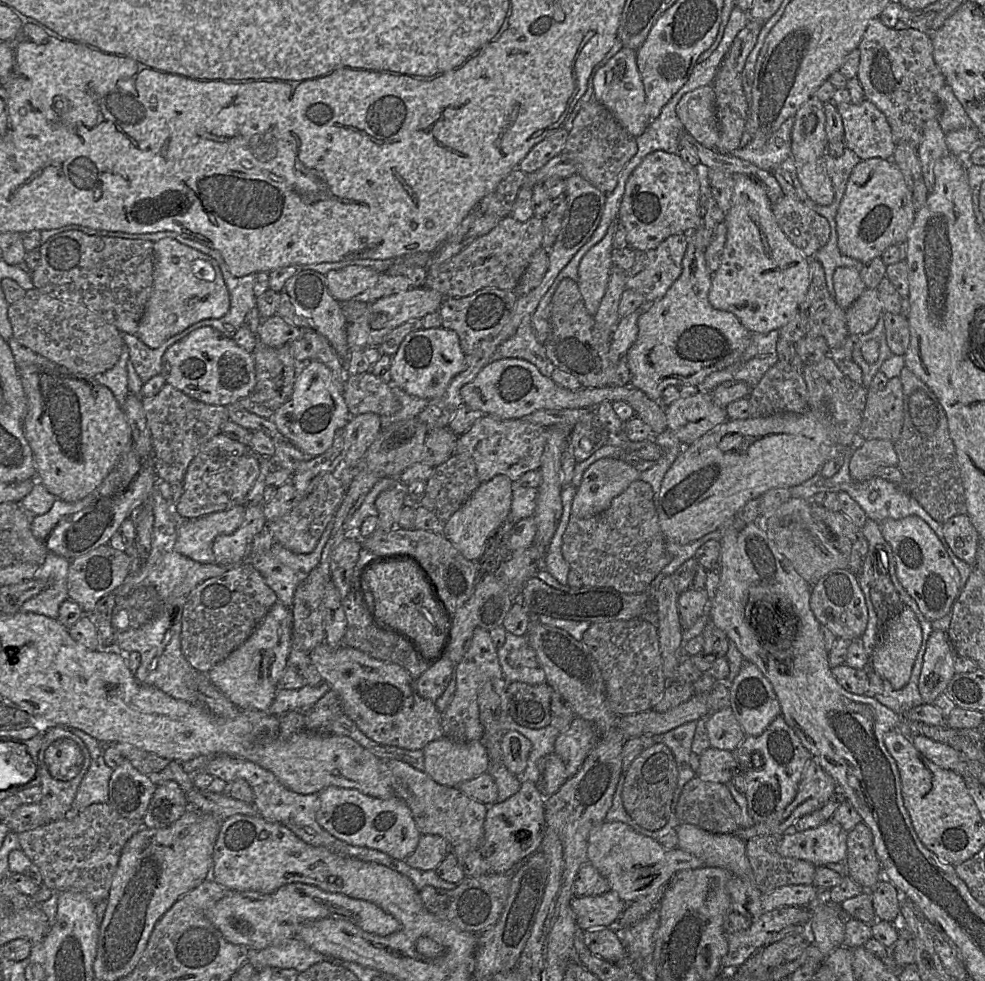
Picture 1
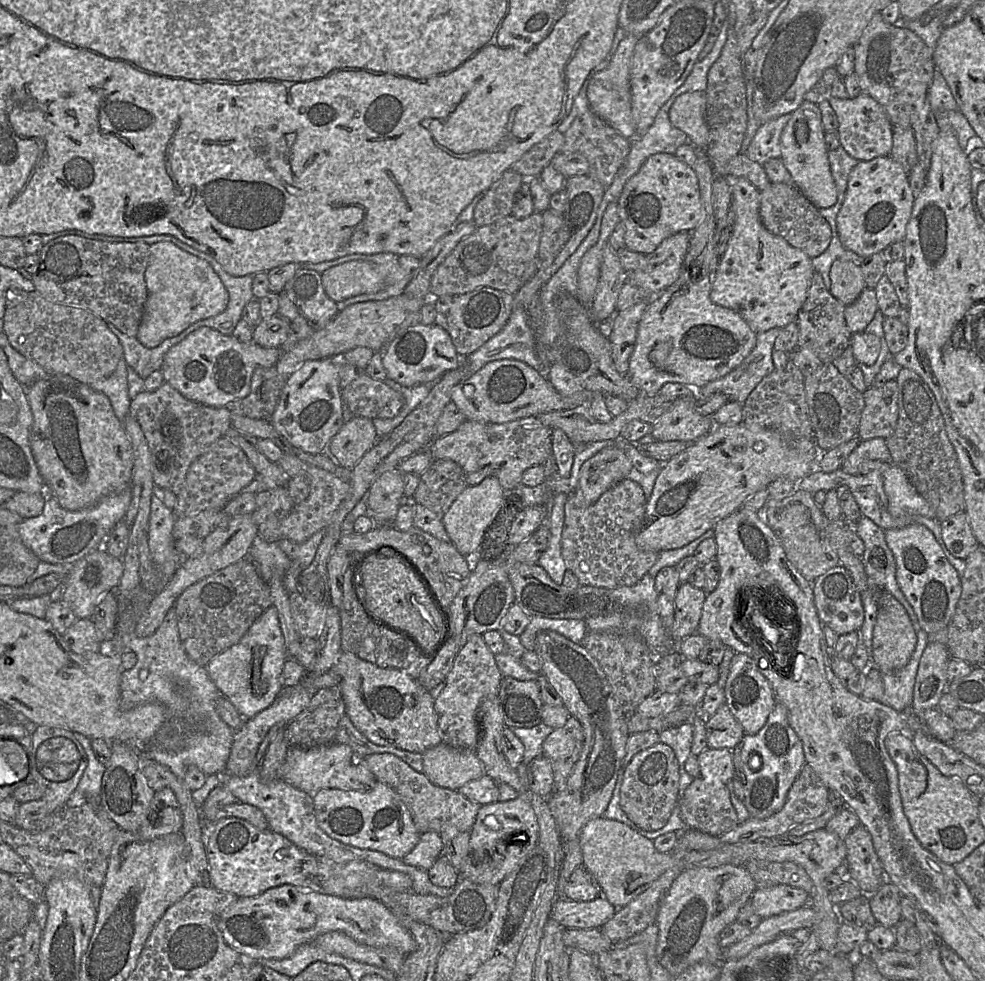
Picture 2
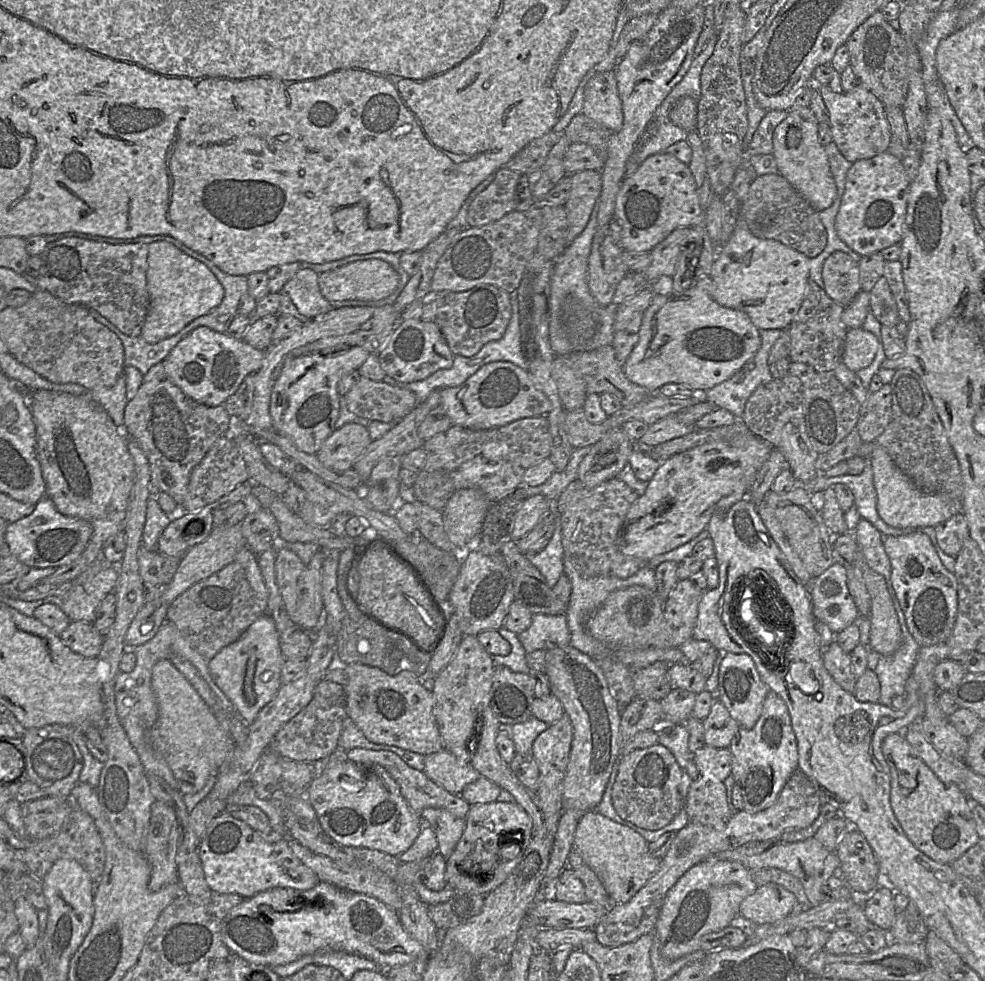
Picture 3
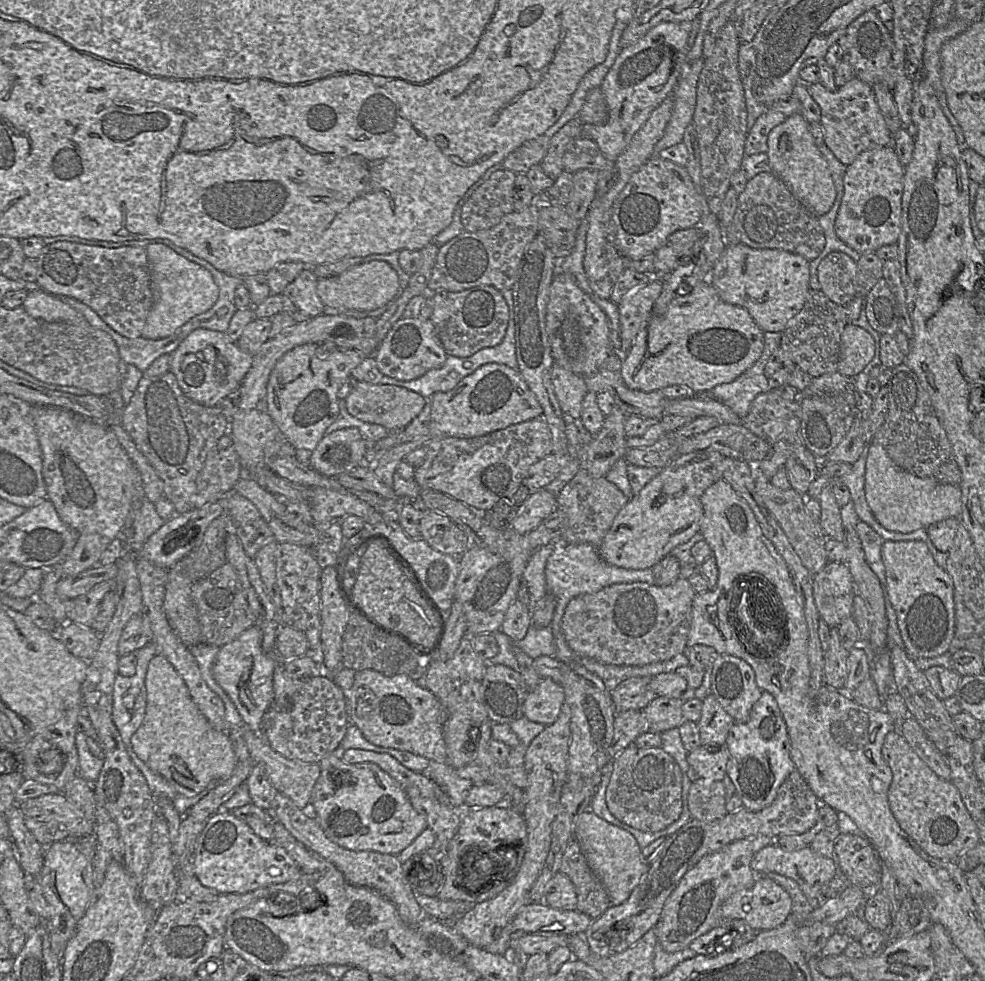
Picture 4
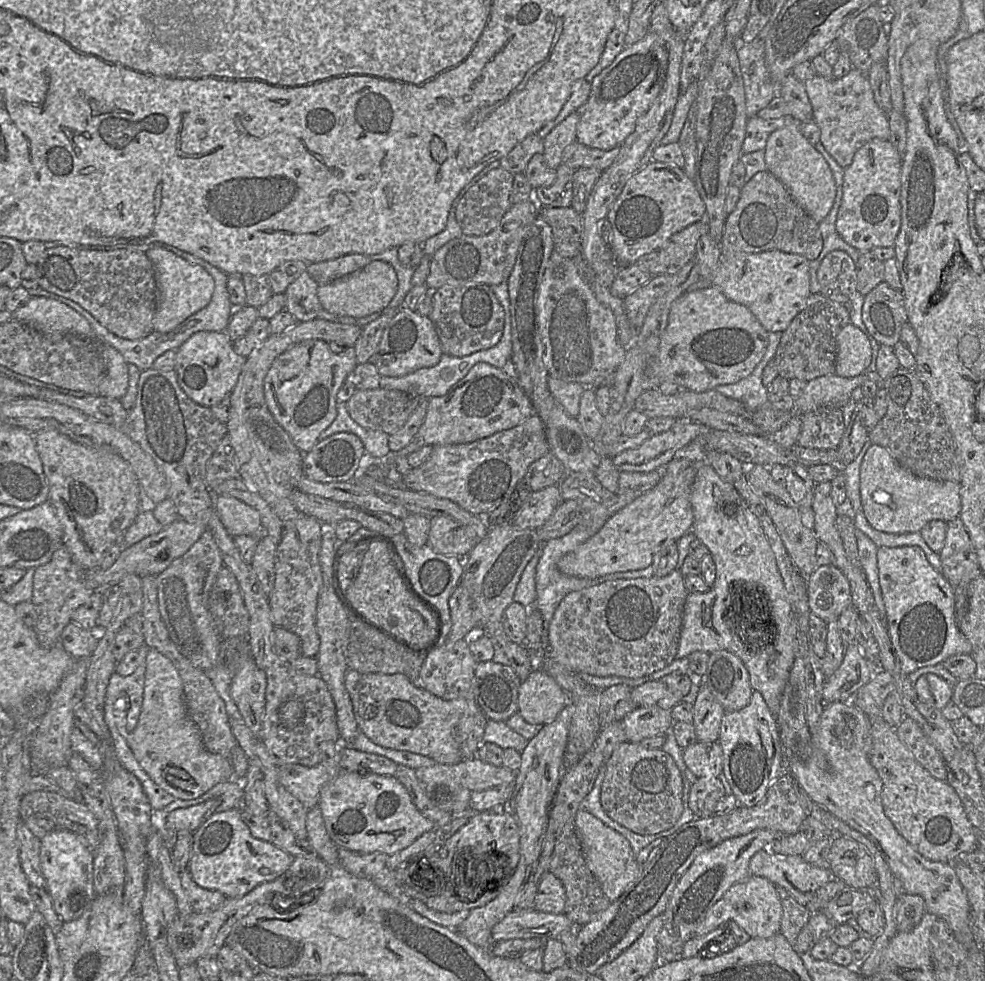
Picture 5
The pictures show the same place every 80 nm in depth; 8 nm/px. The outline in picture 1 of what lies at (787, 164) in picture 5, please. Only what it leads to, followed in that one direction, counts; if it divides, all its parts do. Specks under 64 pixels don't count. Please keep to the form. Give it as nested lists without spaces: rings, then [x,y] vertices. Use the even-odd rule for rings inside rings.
[[[811,97],[796,112],[791,133],[791,157],[795,162],[798,179],[807,196],[822,206],[830,205],[834,200],[834,188],[822,162],[828,143],[825,123],[824,103]]]

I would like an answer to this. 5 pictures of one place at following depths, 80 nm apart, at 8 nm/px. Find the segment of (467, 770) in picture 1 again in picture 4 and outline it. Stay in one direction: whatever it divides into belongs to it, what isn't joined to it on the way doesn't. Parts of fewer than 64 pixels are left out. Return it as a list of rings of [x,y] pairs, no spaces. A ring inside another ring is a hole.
[[[430,761],[426,773],[450,798],[450,806],[463,809],[465,798],[473,783],[457,775],[447,762]]]

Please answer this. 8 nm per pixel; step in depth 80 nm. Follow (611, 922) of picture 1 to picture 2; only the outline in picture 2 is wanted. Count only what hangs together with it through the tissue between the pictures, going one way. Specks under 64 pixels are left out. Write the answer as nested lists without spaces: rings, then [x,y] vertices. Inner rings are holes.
[[[603,895],[594,900],[578,902],[558,896],[554,901],[550,918],[565,929],[601,928],[615,914],[617,908]]]

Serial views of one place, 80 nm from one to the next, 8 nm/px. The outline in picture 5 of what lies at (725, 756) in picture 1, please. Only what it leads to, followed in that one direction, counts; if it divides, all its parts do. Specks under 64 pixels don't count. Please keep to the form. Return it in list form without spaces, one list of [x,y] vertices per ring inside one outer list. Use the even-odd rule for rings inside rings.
[[[697,741],[683,750],[683,760],[697,778],[719,778],[723,773],[723,751],[718,742]]]

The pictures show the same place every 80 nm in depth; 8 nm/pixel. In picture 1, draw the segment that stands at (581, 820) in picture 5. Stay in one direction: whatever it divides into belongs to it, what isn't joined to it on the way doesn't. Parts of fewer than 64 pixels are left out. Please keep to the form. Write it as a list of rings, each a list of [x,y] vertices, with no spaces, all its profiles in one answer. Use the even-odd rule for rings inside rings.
[[[603,821],[596,825],[589,834],[587,858],[588,863],[607,879],[610,891],[615,892],[626,904],[666,886],[680,871],[704,866],[694,855],[679,847],[665,849],[658,841],[636,832],[623,822]]]

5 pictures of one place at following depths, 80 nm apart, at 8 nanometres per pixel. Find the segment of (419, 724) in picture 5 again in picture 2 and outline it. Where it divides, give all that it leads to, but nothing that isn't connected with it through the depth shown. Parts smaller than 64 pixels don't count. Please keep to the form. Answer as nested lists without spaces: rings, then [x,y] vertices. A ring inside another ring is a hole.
[[[341,652],[330,670],[340,678],[345,715],[372,743],[420,754],[441,743],[434,699],[405,671],[381,668],[348,652]]]

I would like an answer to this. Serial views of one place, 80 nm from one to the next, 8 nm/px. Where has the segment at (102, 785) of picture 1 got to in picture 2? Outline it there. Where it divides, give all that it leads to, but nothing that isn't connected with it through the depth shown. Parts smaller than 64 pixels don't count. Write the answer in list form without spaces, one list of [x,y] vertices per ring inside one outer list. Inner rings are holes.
[[[74,733],[87,756],[87,767],[72,796],[75,806],[81,806],[88,798],[98,798],[101,792],[102,777],[105,766],[100,763],[92,749],[91,739],[81,733]]]

